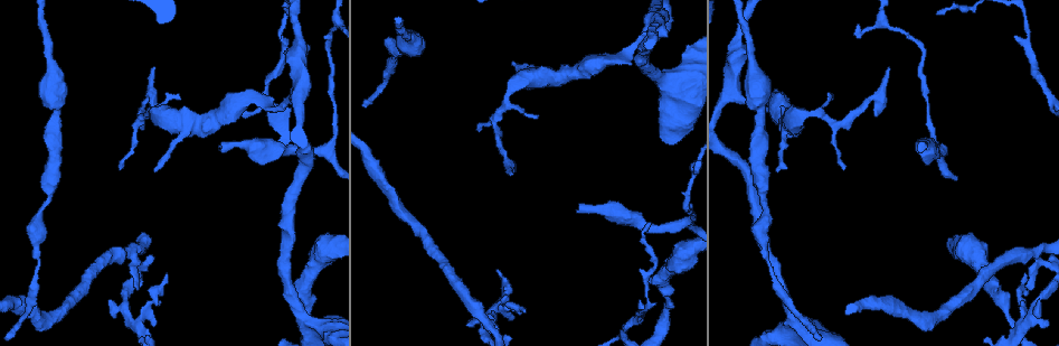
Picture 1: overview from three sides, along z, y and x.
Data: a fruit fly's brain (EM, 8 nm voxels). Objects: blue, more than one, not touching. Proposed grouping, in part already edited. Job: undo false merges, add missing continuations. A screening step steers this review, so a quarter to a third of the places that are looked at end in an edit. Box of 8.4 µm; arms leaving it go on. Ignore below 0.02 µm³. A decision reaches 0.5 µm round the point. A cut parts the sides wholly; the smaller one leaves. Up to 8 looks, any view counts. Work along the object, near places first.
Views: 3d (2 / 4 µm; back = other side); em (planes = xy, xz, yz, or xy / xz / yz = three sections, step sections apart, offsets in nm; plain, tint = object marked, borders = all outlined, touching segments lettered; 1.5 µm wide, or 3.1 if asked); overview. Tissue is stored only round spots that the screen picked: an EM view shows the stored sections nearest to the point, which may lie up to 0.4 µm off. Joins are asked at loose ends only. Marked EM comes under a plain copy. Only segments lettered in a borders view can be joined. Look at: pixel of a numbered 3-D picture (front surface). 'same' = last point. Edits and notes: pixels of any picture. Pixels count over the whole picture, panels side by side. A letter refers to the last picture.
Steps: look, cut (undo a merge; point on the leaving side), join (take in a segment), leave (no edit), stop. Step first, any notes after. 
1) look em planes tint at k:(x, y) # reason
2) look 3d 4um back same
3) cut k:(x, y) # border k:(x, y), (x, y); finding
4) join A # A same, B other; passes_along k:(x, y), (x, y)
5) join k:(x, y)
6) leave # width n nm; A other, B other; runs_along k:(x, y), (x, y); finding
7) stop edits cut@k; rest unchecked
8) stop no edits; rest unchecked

look 3d 4um at 1:(875, 116) # thin end

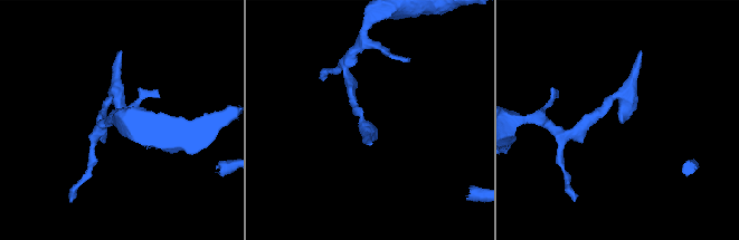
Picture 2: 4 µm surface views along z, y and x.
look em yz step 8 tint at 2:(622, 121)

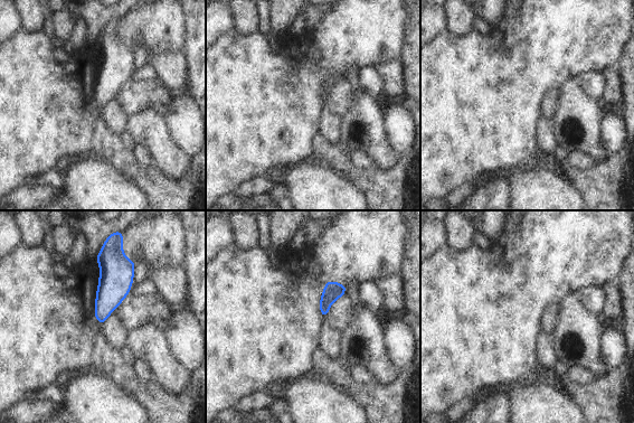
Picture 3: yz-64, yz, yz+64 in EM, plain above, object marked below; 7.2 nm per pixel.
look em planes borders same

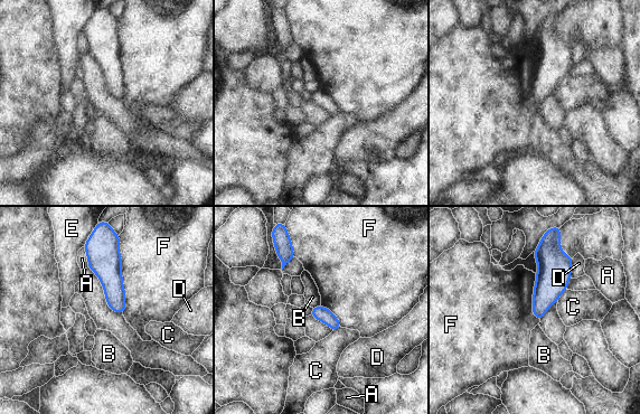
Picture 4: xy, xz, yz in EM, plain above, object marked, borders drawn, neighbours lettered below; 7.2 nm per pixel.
leave # width 110 nm; A other, B other, C other, D other, E other, F other; border 4:(320, 304), (312, 308); none of them fits

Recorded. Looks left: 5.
look em xz step 8 borders at 1:(919, 150) # an open end

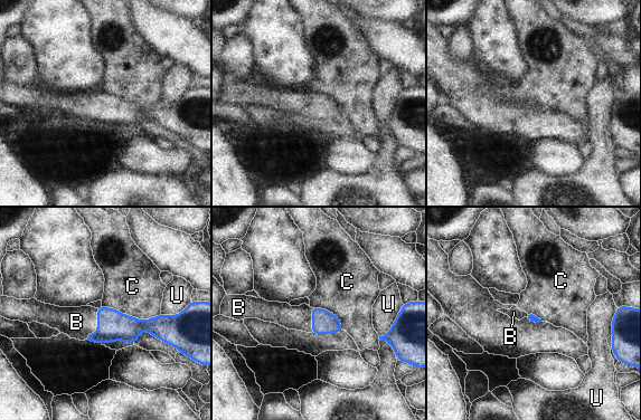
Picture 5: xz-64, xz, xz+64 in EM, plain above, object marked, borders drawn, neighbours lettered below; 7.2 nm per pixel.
look em planes borders same

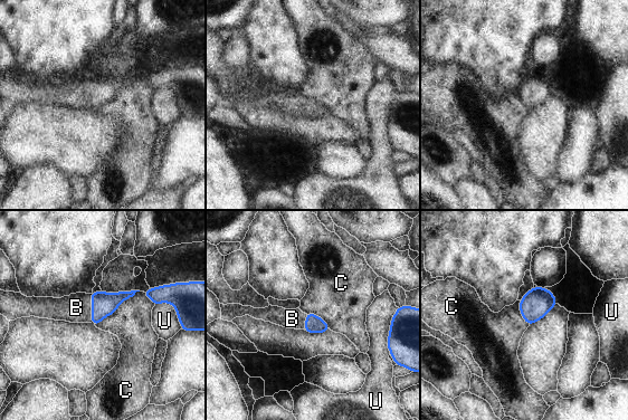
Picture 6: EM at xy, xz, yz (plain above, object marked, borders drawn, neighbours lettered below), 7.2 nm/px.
join 6:(76, 307) # B same, C other, U other; passes_along 6:(103, 304), (92, 308), (76, 307); it goes on there

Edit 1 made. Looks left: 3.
look em planes borders at 1:(154, 169) # an open end

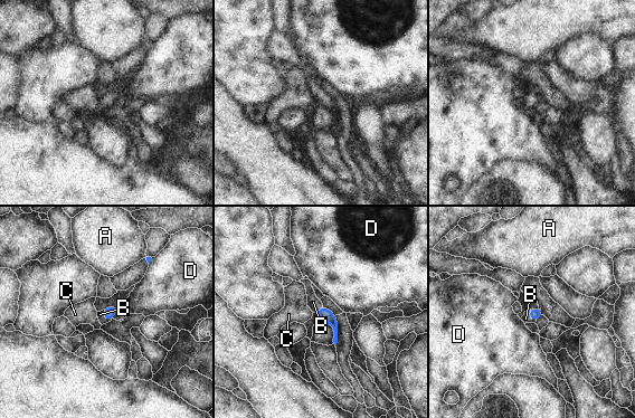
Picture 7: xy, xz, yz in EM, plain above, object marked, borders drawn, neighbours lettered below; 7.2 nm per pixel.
join 7:(100, 314) # A other, B same, C other, D other; passes_along 7:(109, 313), (104, 317), (100, 314); the neuron continues

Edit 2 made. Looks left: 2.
stop edits join@6, join@7; rest unchecked

